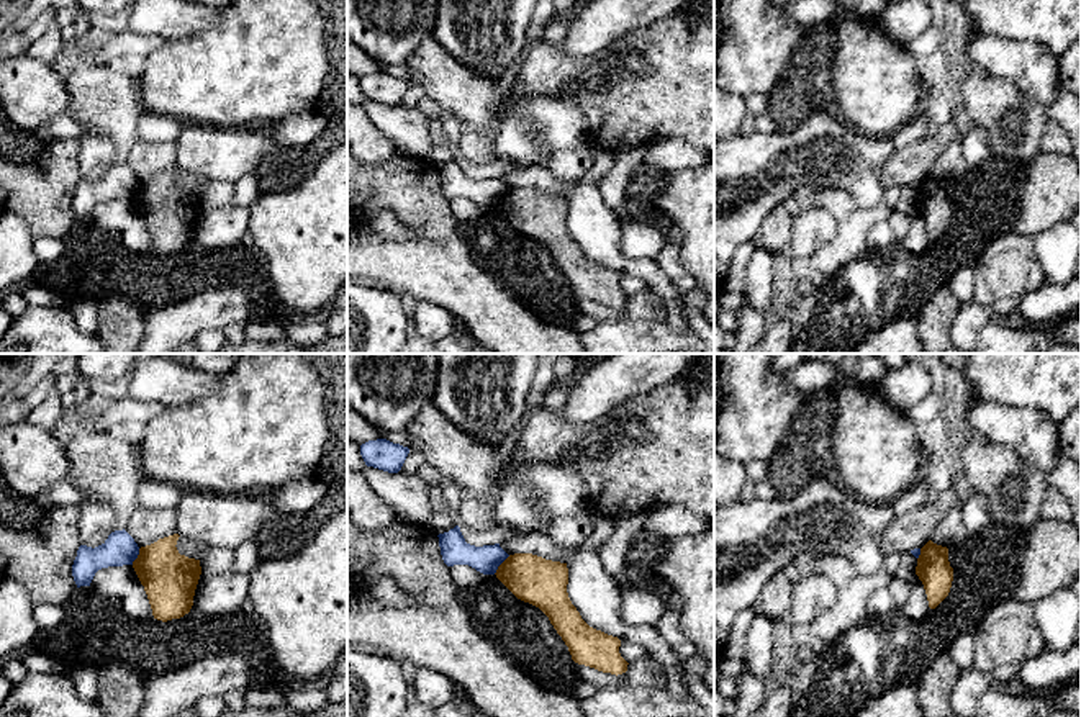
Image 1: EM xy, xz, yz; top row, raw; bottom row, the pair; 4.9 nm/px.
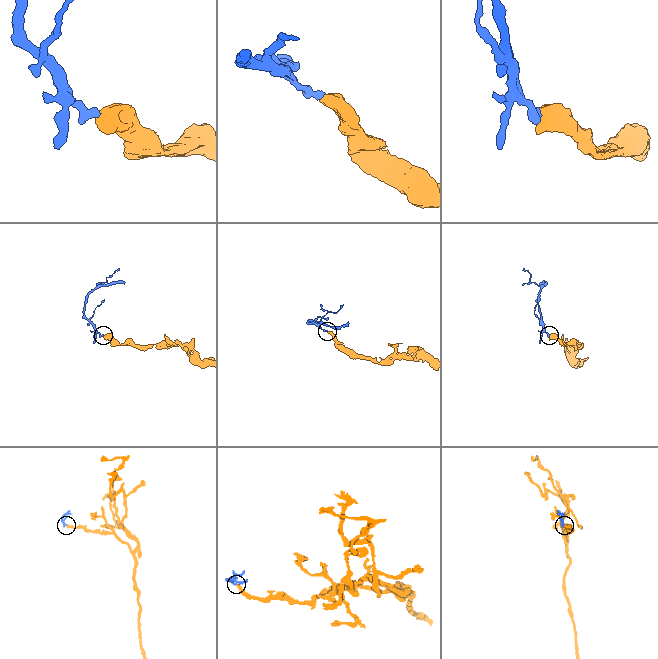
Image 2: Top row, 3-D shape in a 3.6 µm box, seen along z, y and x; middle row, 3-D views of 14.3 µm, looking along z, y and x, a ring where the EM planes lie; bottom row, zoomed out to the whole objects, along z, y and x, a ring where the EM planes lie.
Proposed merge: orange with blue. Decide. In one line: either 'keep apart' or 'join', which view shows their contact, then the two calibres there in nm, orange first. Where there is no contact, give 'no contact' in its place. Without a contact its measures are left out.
keep apart | xz | 240/140 nm

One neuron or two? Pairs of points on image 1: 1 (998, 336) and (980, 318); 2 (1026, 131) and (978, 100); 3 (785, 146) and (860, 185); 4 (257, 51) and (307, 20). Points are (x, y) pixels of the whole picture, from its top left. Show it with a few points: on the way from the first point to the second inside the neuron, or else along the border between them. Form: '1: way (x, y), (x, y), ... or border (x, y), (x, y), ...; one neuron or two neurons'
1: border (990, 321), (978, 336); two neurons
2: way (1014, 121), (998, 105), (990, 102); one neuron
3: way (803, 156), (831, 156), (842, 167); one neuron
4: way (269, 45), (282, 31), (295, 28); one neuron

